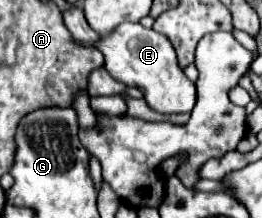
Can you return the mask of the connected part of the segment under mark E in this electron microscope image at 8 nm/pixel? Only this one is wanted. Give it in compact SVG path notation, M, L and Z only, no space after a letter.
M121 23L115 31L111 31L111 35L99 37L99 43L79 43L79 41L75 41L75 43L83 45L83 47L99 49L105 55L105 69L109 71L109 75L115 81L119 81L119 83L123 83L127 87L141 89L145 93L147 105L153 111L159 111L159 113L191 113L191 109L195 105L195 83L185 77L185 73L177 65L173 45L161 33L157 33L153 29L147 29L143 25L139 25L139 23Z

